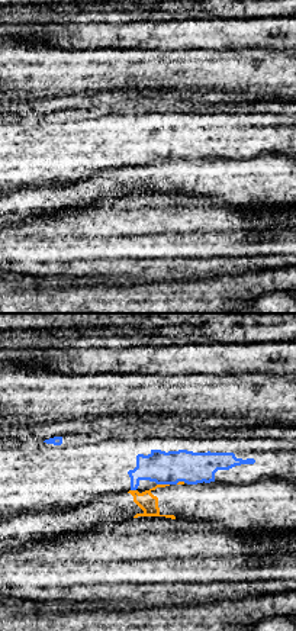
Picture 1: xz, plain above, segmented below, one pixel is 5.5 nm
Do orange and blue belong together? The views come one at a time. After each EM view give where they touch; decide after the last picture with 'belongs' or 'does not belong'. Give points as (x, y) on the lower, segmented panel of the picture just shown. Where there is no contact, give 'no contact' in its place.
meets orange at (163, 485)

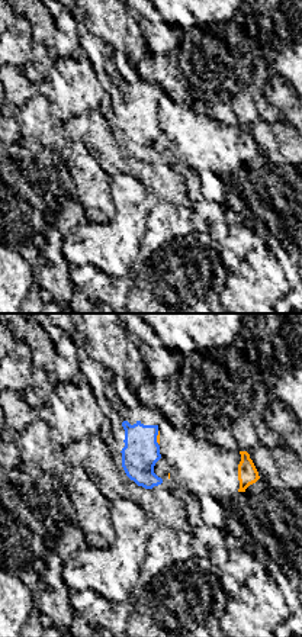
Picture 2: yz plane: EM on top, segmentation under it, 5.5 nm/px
meets orange at (157, 437)

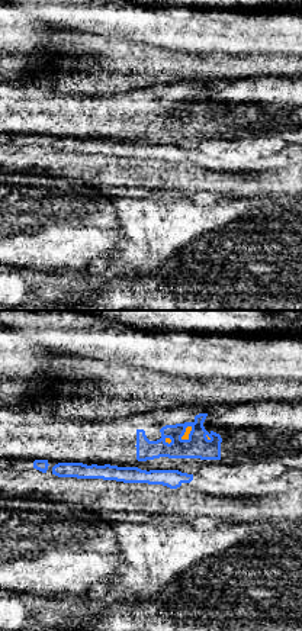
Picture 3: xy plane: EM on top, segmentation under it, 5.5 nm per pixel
meets orange at (185, 432)

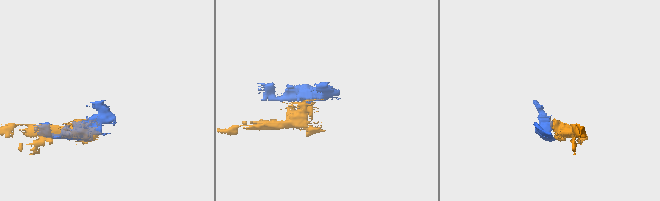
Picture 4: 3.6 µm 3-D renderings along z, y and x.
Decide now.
does not belong

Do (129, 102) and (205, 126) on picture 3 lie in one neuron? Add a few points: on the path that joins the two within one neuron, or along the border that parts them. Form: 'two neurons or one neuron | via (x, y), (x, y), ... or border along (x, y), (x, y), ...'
one neuron | via (148, 112), (160, 124), (186, 124)

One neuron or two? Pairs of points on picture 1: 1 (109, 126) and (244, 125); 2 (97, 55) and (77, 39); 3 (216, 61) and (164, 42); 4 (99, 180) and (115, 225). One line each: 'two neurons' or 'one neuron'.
1: one neuron
2: one neuron
3: two neurons
4: two neurons

